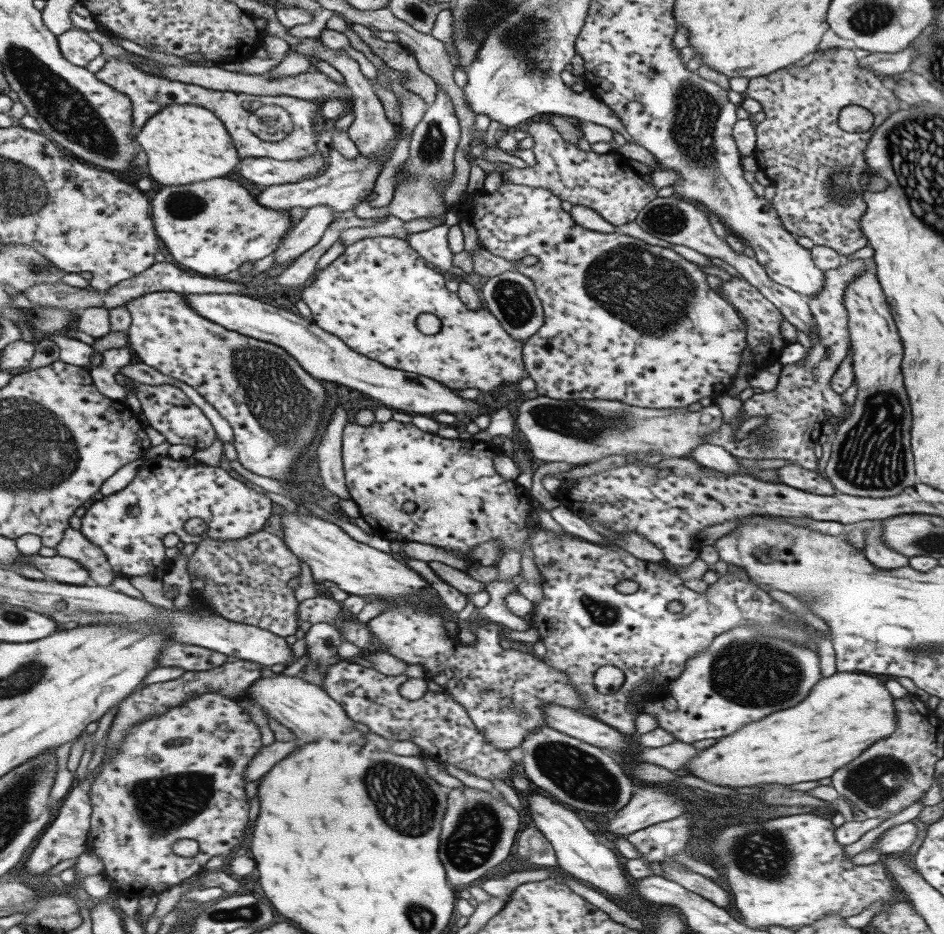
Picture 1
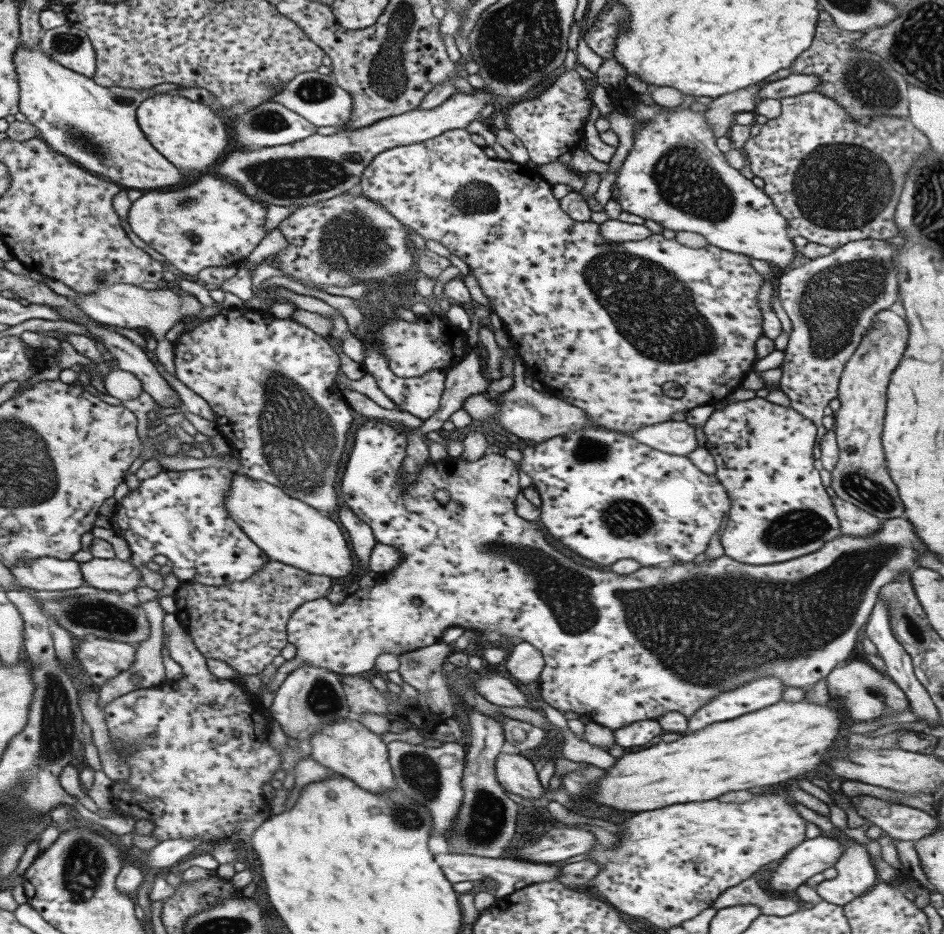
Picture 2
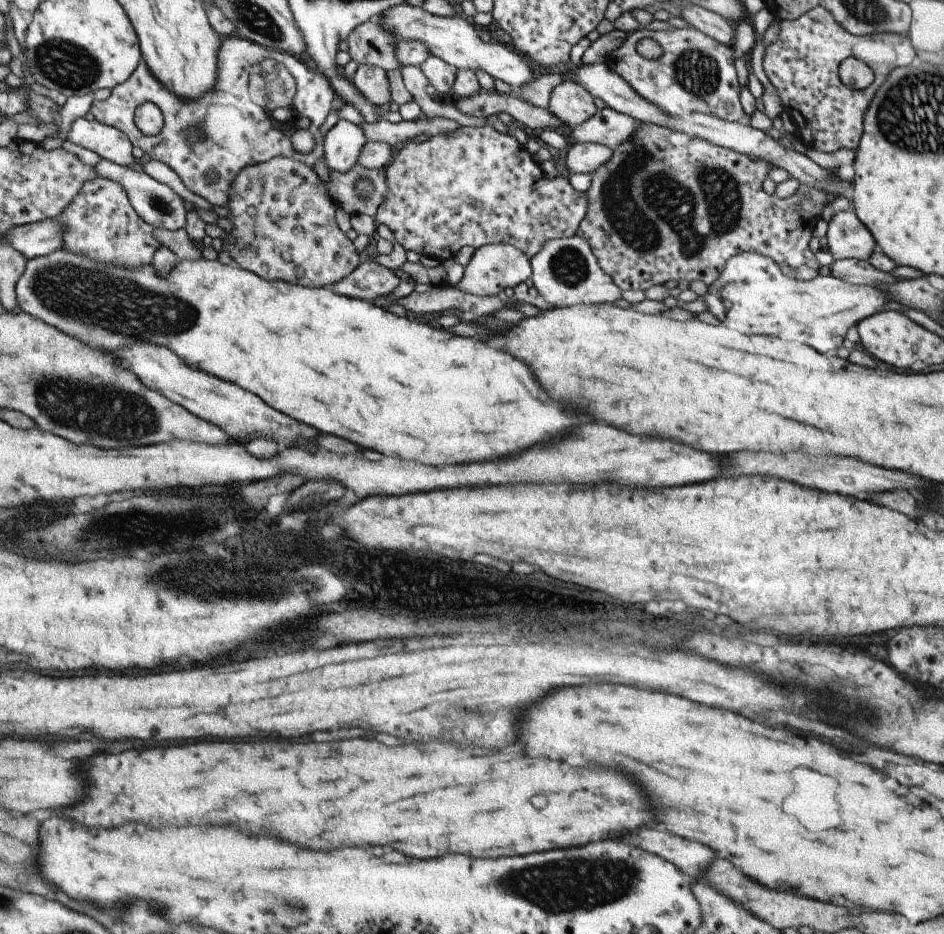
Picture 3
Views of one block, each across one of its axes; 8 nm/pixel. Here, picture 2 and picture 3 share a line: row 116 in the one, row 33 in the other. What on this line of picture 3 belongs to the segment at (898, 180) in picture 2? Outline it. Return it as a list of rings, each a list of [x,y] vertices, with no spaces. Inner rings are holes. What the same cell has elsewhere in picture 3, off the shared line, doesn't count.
[[[816,5],[795,19],[774,20],[778,21],[778,39],[766,45],[762,68],[795,124],[796,138],[810,149],[822,152],[836,152],[840,148],[855,151],[863,131],[866,109],[878,87],[886,80],[890,70],[896,66],[908,66],[916,56],[909,35],[850,34],[822,5]],[[849,56],[872,68],[874,81],[868,87],[850,89],[840,81],[838,66]]]

